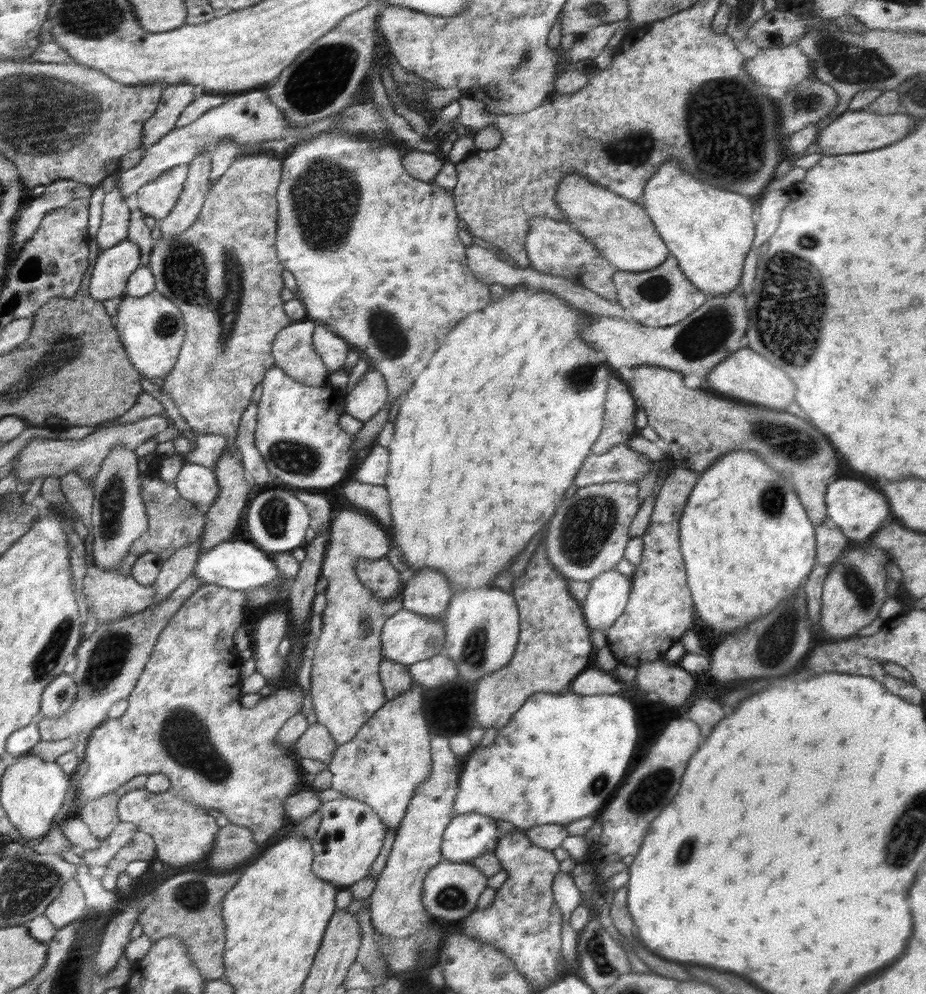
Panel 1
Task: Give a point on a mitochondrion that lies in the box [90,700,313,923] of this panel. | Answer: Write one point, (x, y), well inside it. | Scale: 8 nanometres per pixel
(184, 735)

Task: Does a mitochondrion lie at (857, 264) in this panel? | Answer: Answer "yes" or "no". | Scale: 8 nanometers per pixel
no

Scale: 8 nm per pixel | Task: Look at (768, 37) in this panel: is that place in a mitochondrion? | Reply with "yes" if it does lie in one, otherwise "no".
yes

